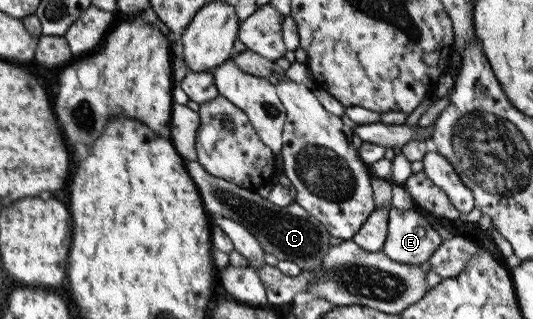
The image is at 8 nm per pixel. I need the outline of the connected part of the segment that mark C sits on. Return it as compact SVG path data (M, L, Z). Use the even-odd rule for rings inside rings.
M197 160L186 161L186 168L210 214L219 214L240 223L260 241L266 253L275 255L281 261L296 263L303 271L317 270L322 265L324 235L321 222L294 217L285 207L277 207L256 192L207 173Z

